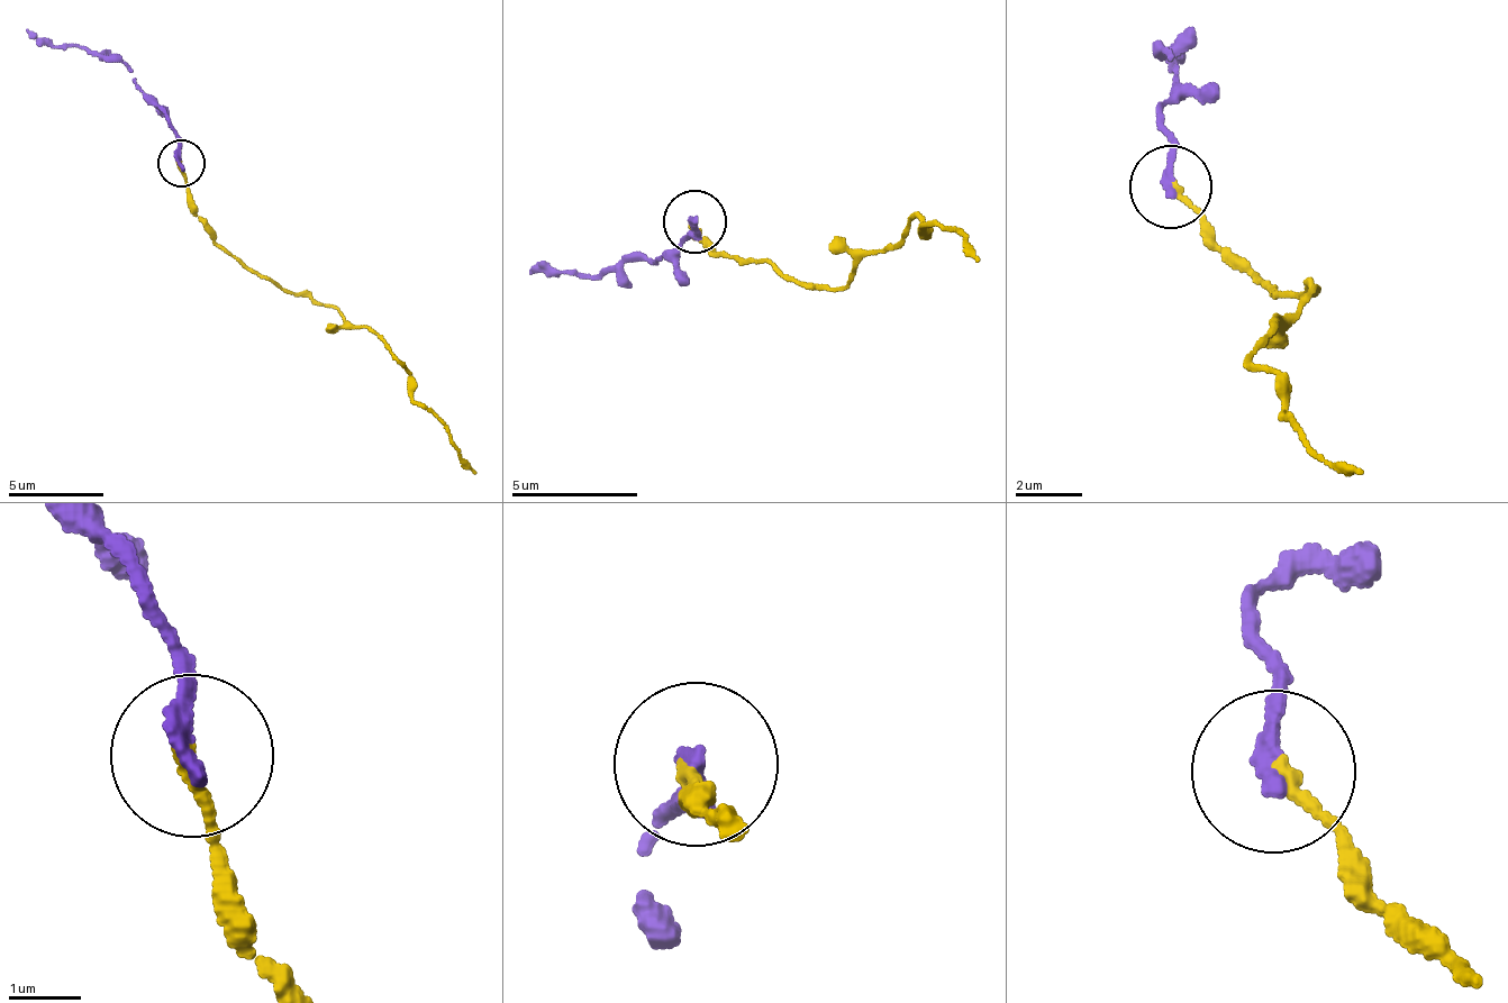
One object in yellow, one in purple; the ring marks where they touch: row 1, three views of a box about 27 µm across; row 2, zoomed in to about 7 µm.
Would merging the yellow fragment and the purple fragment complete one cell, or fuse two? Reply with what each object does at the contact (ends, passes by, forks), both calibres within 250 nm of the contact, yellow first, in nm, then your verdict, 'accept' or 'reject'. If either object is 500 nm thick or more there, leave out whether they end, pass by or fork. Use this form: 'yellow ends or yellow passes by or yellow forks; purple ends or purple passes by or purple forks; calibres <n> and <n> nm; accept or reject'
yellow ends; purple ends; calibres 200 and 260 nm; accept

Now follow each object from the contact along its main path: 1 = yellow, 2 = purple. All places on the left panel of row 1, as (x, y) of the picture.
1: (180, 164), (189, 209), (238, 260), (290, 293), (330, 304), (351, 325), (365, 324), (414, 377), (475, 474)
2: (180, 164), (170, 115), (120, 61), (80, 47), (46, 48), (26, 28)

